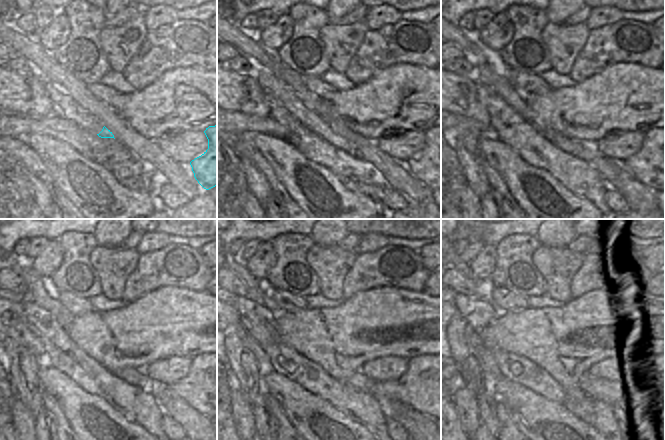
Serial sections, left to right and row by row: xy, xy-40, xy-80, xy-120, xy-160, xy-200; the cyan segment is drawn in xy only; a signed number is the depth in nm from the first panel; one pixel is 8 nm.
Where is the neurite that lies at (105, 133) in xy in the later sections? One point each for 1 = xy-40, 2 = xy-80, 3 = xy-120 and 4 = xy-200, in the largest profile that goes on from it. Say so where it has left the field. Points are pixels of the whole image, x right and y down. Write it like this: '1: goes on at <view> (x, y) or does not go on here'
1: goes on at xy-40 (330, 136)
2: goes on at xy-80 (579, 148)
3: goes on at xy-120 (134, 376)
4: goes on at xy-200 (644, 389)

